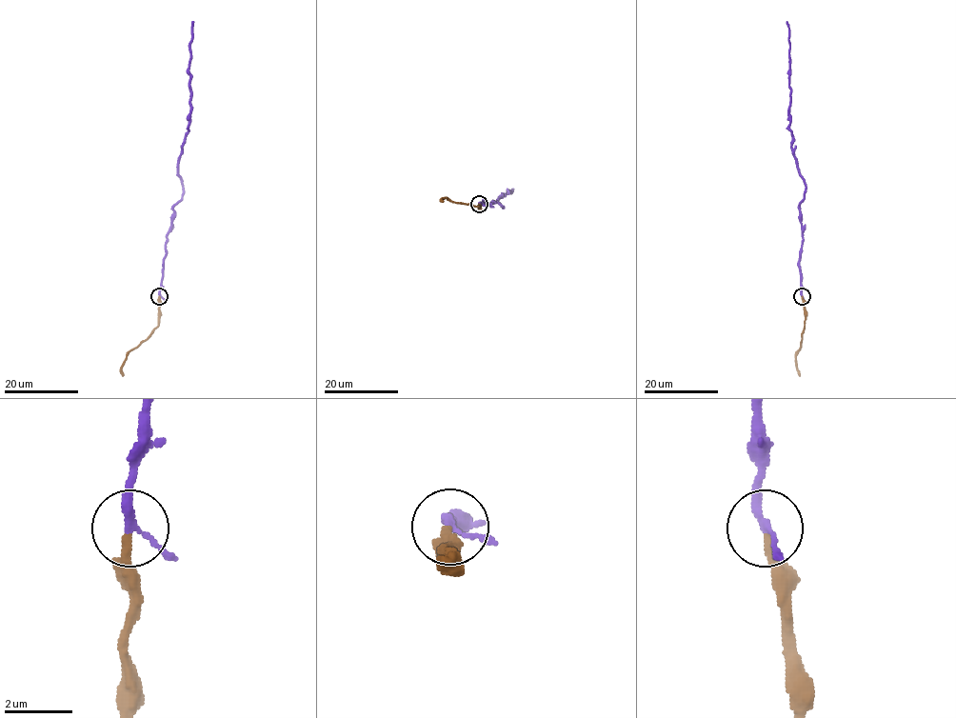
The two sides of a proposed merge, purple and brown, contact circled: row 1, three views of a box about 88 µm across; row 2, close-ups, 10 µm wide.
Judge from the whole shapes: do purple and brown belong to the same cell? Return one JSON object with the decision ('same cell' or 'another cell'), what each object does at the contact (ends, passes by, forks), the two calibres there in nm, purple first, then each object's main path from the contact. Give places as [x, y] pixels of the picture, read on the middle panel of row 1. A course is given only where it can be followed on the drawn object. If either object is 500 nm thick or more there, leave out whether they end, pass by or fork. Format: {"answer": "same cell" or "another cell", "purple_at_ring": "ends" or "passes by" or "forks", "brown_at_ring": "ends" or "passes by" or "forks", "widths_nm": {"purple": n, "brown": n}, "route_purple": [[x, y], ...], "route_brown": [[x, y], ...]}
{"answer": "same cell", "purple_at_ring": "passes by", "brown_at_ring": "ends", "widths_nm": {"purple": 190, "brown": 200}, "route_purple": [[479, 204], [485, 201], [489, 205], [497, 201], [503, 208], [498, 199], [502, 193], [510, 192], [513, 189]], "route_brown": [[479, 204], [478, 208], [452, 202], [447, 197], [442, 201]]}

